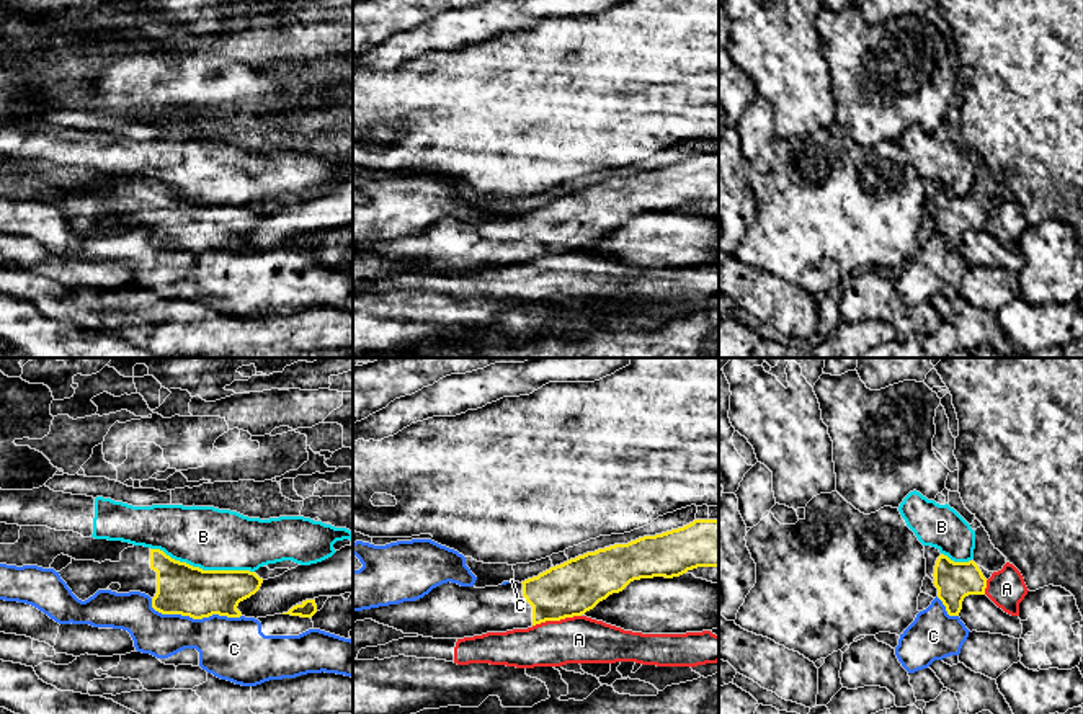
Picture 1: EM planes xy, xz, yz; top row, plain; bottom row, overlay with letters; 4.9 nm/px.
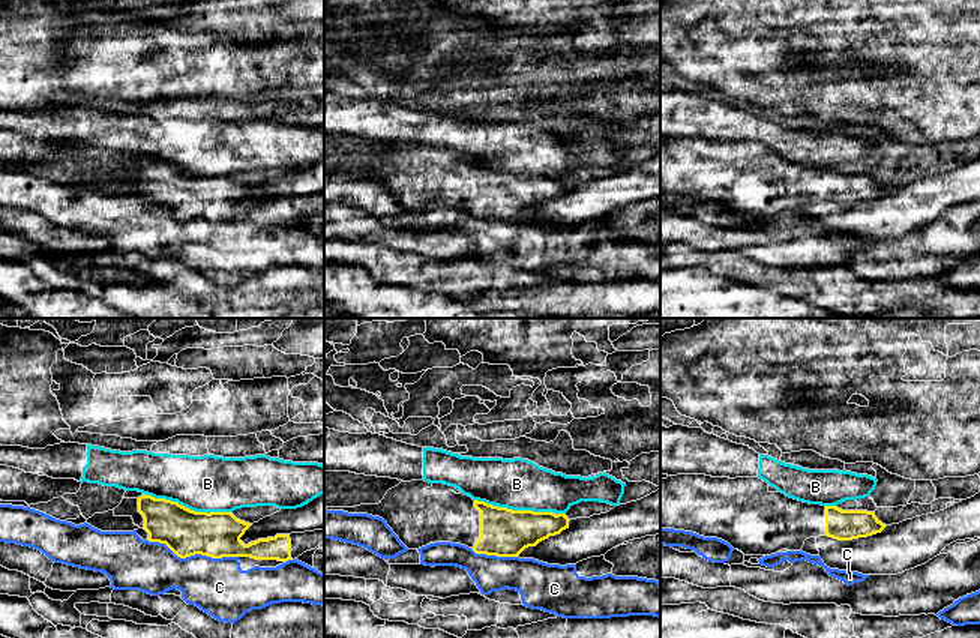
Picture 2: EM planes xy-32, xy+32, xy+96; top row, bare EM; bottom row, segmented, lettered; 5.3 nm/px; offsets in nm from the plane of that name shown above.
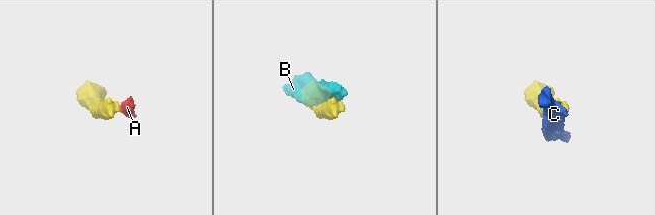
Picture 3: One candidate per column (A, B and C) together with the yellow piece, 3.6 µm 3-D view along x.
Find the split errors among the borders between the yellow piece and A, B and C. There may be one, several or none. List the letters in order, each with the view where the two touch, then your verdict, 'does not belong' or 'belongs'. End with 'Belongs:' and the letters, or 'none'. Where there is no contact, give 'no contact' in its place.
A: contact in xz; does not belong
B: contact in xy; does not belong
C: contact in xy; does not belong
Belongs: none

